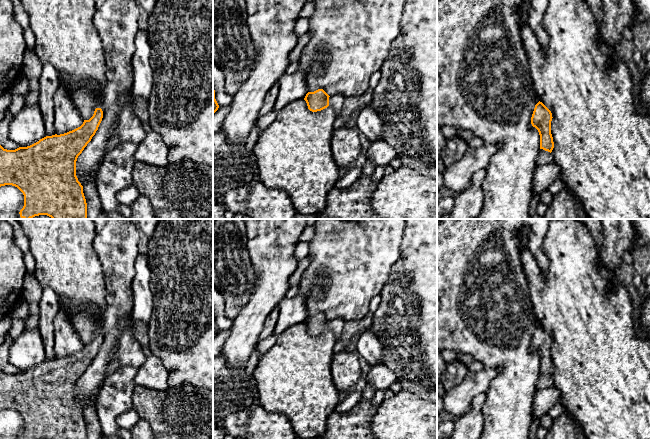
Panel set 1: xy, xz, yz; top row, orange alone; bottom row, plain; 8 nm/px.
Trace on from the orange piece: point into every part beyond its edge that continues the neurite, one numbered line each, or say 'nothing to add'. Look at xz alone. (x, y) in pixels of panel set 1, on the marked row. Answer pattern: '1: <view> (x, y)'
1: xz (336, 101)

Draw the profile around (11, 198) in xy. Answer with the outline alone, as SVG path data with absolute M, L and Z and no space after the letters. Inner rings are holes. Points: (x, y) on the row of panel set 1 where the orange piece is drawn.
M0 187L0 219L24 219L19 214L23 206L24 195L17 187Z

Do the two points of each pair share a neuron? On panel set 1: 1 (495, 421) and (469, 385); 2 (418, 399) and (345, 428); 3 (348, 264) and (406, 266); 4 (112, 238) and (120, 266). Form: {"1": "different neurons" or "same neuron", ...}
{"1": "different neurons", "2": "different neurons", "3": "different neurons", "4": "same neuron"}

